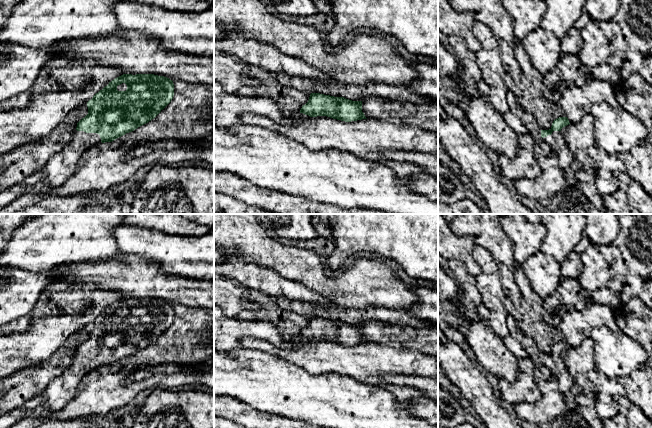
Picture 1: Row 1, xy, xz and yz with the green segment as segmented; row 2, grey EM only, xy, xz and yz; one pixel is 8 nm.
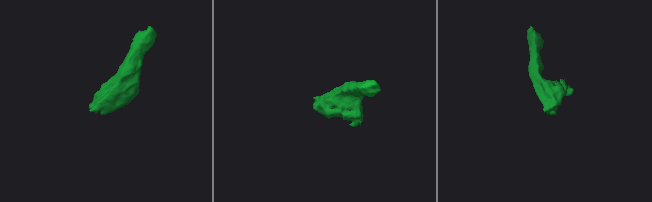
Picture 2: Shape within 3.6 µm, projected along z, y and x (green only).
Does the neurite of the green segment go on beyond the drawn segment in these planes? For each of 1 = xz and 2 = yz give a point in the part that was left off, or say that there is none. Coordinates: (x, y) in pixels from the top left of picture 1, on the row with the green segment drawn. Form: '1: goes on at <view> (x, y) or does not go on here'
1: does not go on here
2: goes on at yz (558, 145)

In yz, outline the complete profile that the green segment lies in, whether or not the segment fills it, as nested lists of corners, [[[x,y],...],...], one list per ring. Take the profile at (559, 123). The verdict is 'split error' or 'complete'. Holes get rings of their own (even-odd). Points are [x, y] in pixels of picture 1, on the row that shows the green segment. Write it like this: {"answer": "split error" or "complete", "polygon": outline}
{"answer": "split error", "polygon": [[[559,117],[553,121],[549,130],[541,130],[541,137],[550,146],[552,153],[557,155],[559,166],[564,172],[575,159],[561,134],[561,129],[569,124],[567,117]]]}

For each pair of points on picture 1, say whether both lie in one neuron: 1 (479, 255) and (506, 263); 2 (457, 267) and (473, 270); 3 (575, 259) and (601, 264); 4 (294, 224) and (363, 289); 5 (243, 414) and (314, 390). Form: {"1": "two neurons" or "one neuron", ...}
{"1": "two neurons", "2": "two neurons", "3": "two neurons", "4": "two neurons", "5": "two neurons"}

